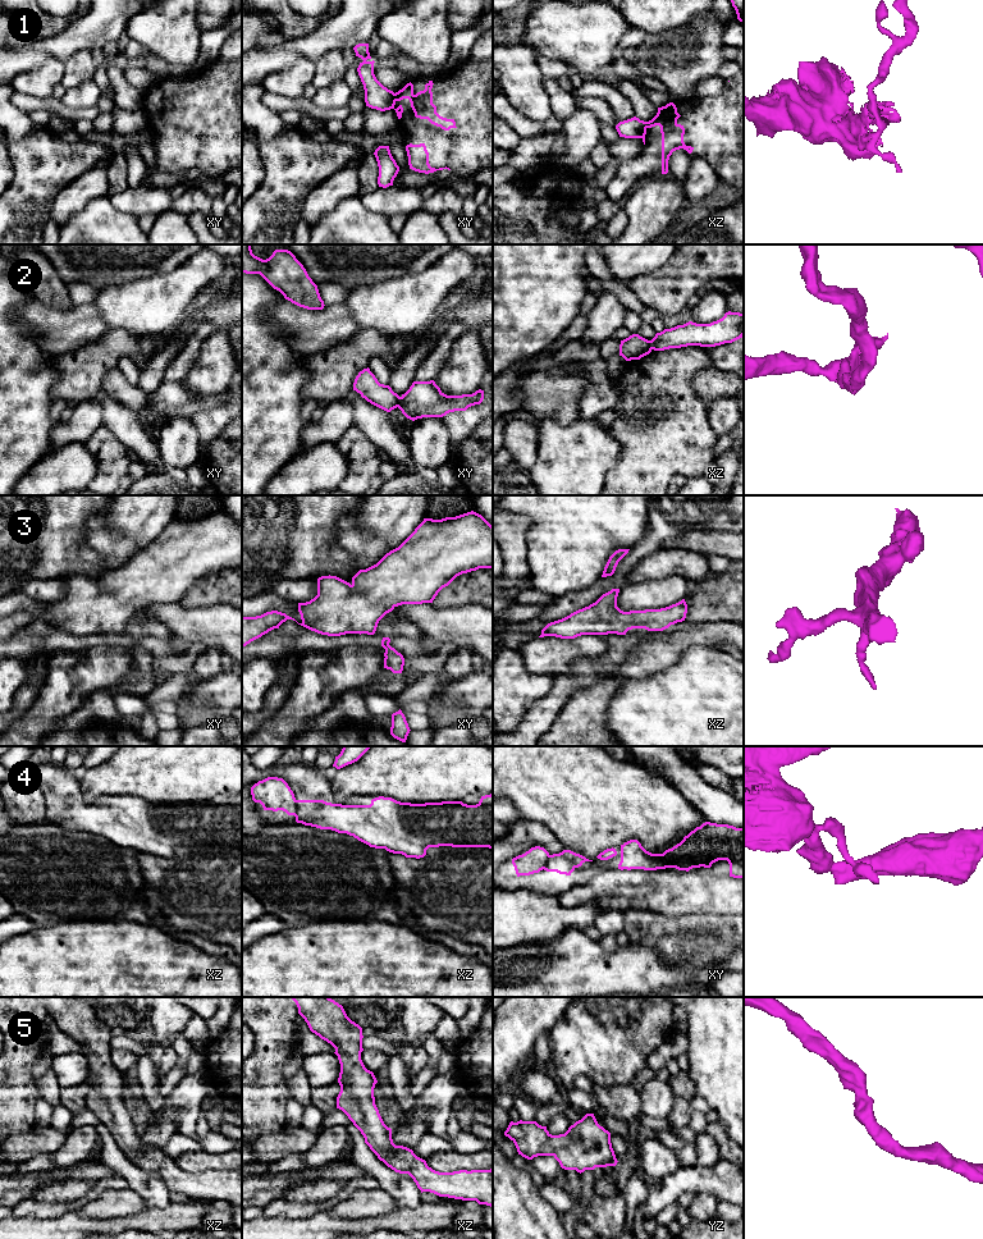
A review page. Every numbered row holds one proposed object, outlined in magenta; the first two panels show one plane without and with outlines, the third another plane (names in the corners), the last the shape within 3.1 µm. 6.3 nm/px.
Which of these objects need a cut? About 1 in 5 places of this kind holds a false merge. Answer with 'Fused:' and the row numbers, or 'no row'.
Fused: 1, 2, 4

